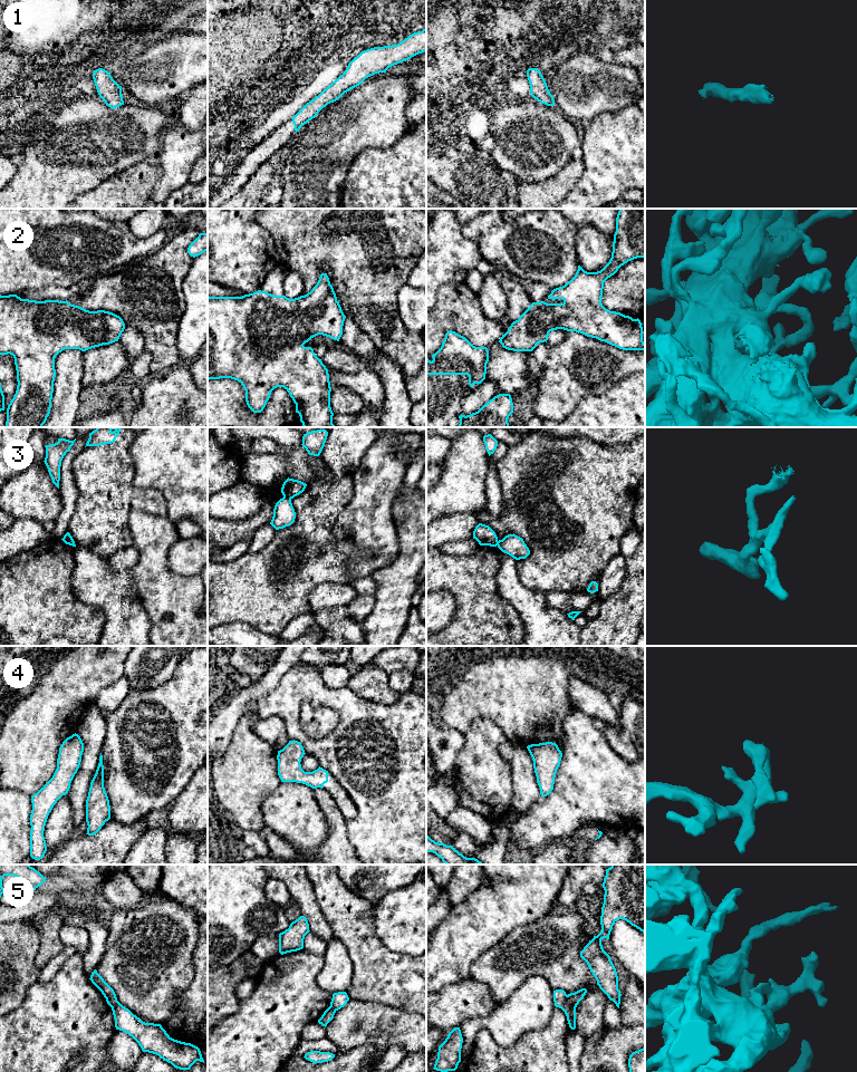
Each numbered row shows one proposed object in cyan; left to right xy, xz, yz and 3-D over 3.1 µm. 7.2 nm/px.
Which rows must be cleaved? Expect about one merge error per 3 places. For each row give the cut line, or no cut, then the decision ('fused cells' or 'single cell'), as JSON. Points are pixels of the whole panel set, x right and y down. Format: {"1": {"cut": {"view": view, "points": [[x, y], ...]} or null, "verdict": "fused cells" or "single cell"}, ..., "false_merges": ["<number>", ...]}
{"1": {"cut": null, "verdict": "single cell"}, "2": {"cut": null, "verdict": "single cell"}, "3": {"cut": {"view": "xz", "points": [[283, 496], [290, 499]]}, "verdict": "fused cells"}, "4": {"cut": null, "verdict": "single cell"}, "5": {"cut": {"view": "yz", "points": [[566, 995], [566, 1001], [575, 1008]]}, "verdict": "fused cells"}, "false_merges": ["3", "5"]}

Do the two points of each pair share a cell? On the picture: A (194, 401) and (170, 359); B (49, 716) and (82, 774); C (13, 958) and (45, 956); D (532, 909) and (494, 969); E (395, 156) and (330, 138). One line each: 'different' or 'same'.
A: different
B: different
C: different
D: different
E: different

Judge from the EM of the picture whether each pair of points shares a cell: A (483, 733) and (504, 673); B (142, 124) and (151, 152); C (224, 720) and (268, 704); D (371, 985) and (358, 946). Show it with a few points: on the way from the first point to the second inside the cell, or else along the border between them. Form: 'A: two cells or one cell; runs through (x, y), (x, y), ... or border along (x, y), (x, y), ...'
A: two cells; border along (465, 731), (475, 718), (484, 716), (506, 737)
B: one cell; runs through (144, 131), (146, 133), (146, 145)
C: two cells; border along (276, 687), (261, 696), (254, 704)
D: one cell; runs through (371, 975), (371, 958), (368, 956)

